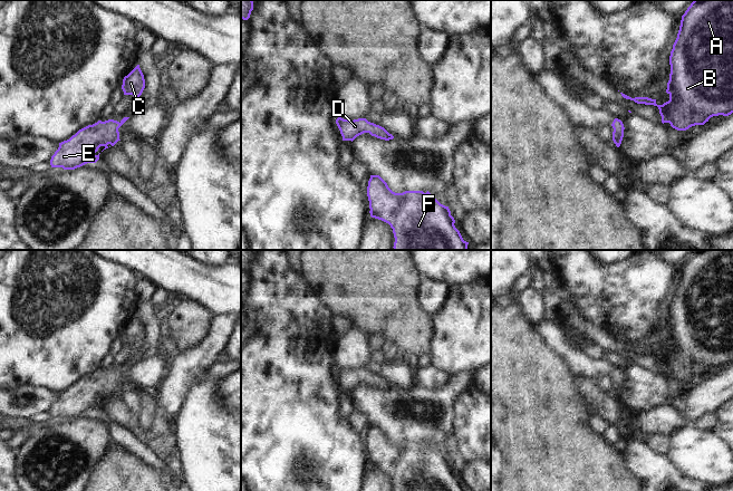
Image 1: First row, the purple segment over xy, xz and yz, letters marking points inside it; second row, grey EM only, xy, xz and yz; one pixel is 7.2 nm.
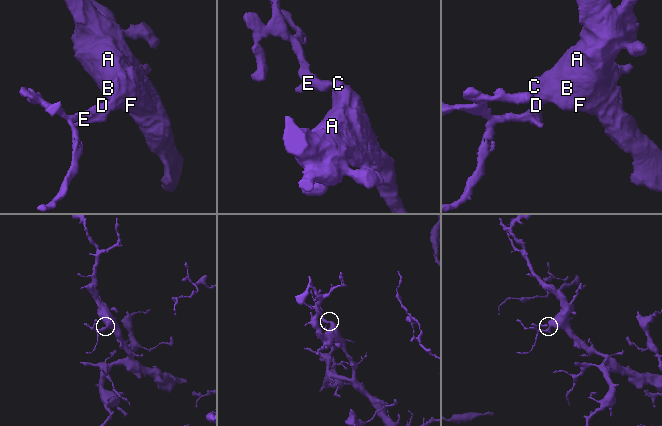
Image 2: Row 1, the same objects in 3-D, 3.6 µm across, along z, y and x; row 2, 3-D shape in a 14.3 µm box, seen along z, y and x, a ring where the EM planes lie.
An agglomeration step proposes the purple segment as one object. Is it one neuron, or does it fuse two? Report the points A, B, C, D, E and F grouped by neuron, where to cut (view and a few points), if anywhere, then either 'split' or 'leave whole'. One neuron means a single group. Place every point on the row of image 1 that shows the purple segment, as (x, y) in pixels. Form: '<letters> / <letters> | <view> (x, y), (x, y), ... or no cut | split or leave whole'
A B C D E F | no cut | leave whole

